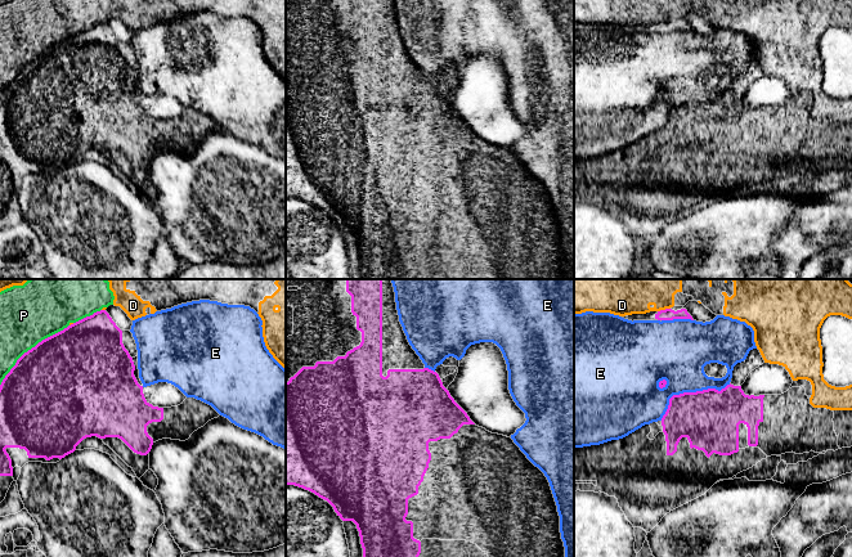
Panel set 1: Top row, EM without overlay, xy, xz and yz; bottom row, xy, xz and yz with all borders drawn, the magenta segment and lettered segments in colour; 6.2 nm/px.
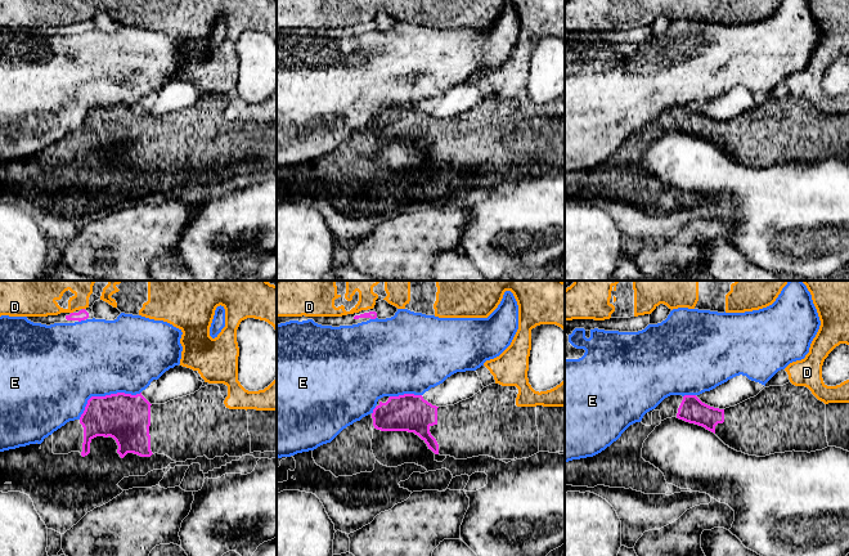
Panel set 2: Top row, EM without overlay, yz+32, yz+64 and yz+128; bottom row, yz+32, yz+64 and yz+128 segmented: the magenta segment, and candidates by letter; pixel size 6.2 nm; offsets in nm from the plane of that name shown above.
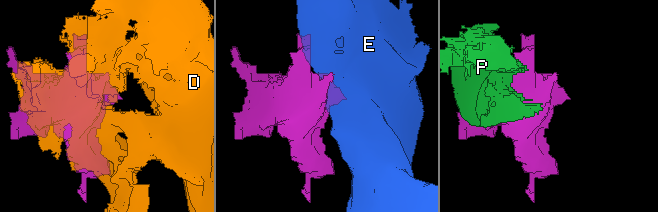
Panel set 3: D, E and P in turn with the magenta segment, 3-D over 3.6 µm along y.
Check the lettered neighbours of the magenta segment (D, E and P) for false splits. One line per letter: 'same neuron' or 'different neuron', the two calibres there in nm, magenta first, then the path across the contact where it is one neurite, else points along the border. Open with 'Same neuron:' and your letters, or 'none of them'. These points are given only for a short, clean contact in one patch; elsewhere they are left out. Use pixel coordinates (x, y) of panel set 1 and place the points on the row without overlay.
Same neuron: none of them
D: different neuron; 80 nm thick on the magenta side, 180 nm on the other
E: different neuron; 360 nm thick on the magenta side, 360 nm on the other
P: different neuron; 500 nm thick on the magenta side, 360 nm on the other

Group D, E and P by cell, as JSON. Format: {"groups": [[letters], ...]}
{"groups": [["D", "P"], ["E"]]}

